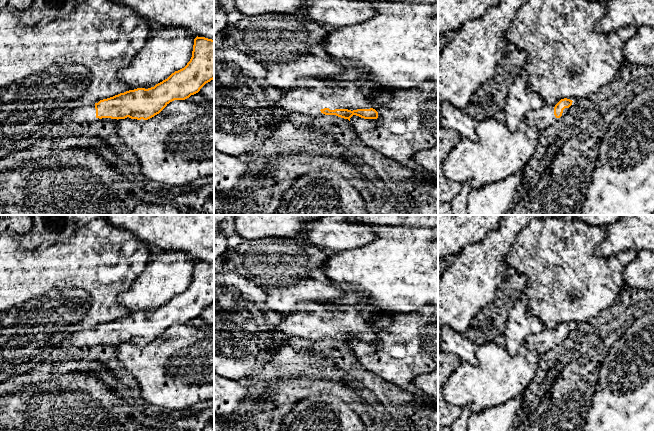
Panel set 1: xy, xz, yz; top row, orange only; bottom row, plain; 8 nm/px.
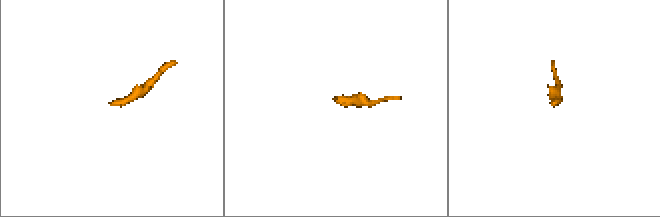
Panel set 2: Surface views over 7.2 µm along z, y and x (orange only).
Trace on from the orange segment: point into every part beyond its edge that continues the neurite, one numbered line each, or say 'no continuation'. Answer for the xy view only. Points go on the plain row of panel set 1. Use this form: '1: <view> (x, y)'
1: xy (84, 340)

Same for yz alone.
1: yz (544, 341)

